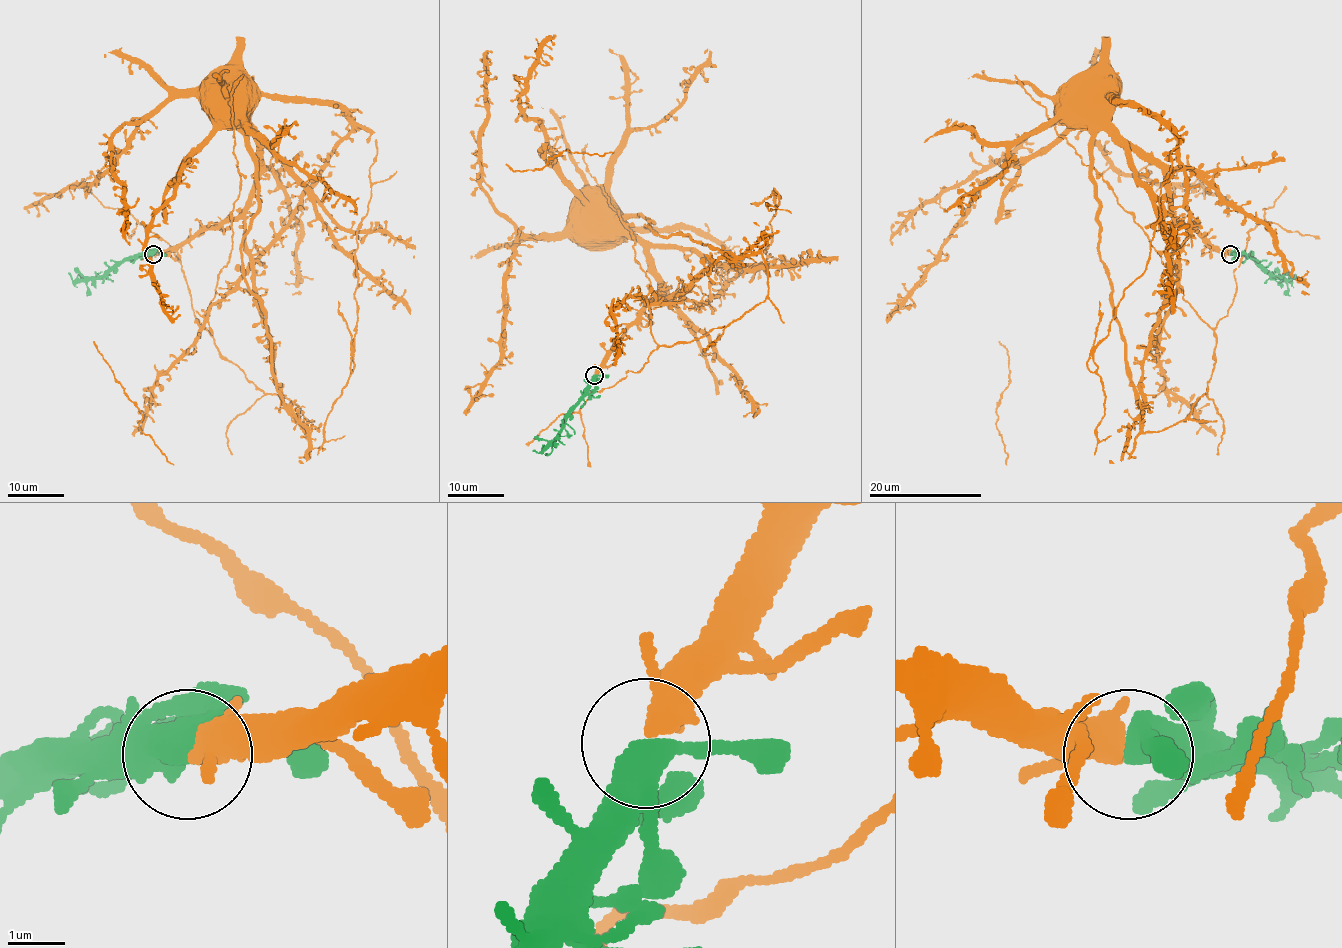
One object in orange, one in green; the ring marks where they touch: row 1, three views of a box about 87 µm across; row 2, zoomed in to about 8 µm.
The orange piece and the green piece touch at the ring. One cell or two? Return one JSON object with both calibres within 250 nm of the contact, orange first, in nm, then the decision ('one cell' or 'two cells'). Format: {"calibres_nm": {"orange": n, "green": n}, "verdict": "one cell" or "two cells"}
{"calibres_nm": {"orange": 360, "green": 480}, "verdict": "one cell"}

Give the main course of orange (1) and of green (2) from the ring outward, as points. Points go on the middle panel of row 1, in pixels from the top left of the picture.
1: (594, 374), (648, 306), (659, 282), (640, 240), (624, 225), (621, 210), (601, 194), (585, 194), (585, 201)
2: (594, 375), (594, 382), (562, 429), (540, 451), (533, 450)

